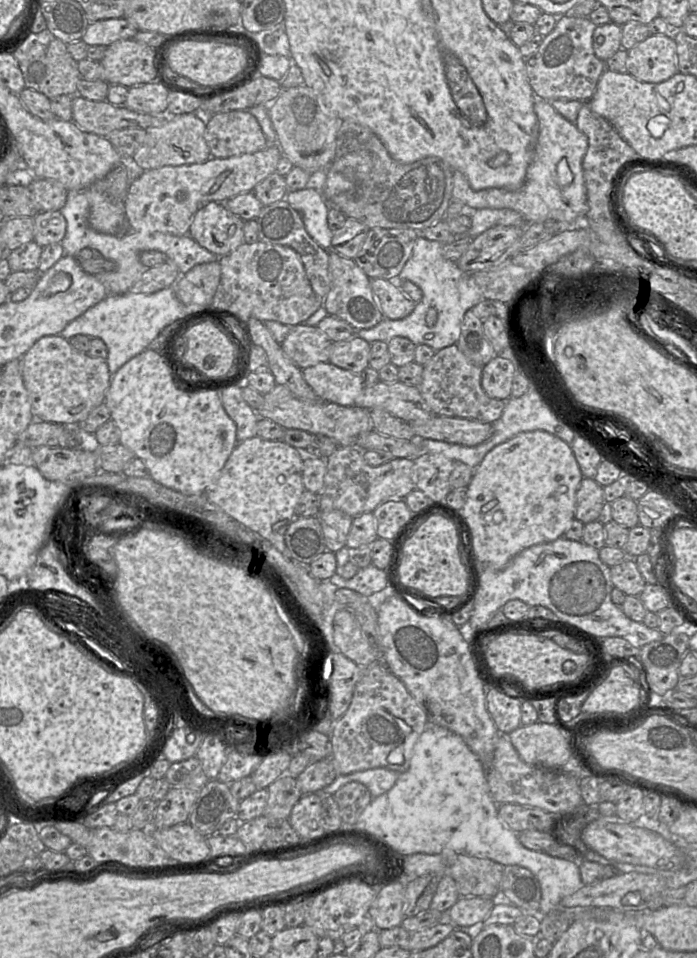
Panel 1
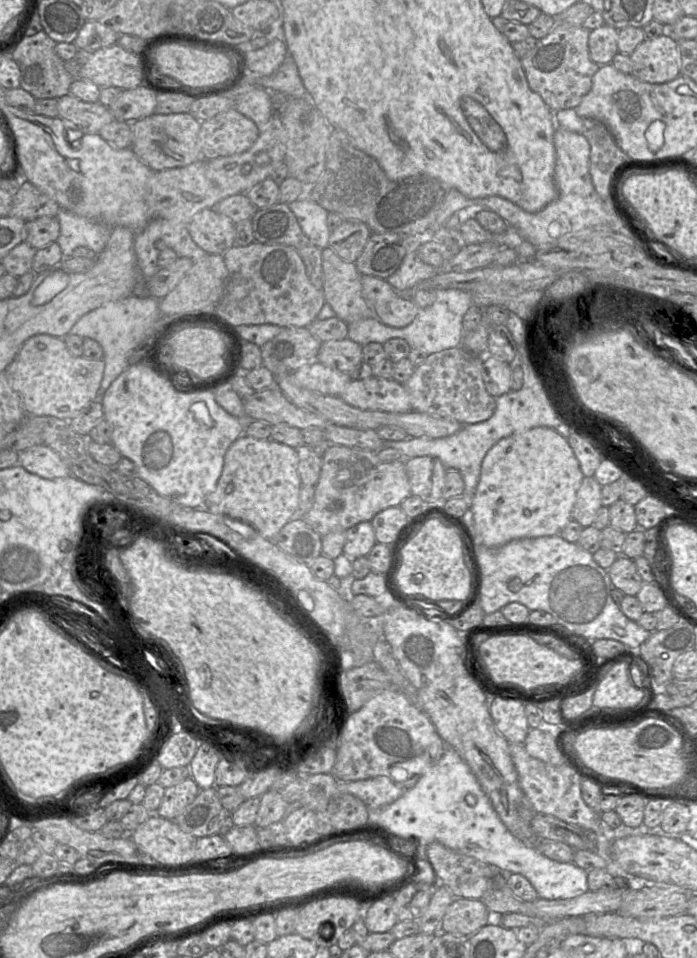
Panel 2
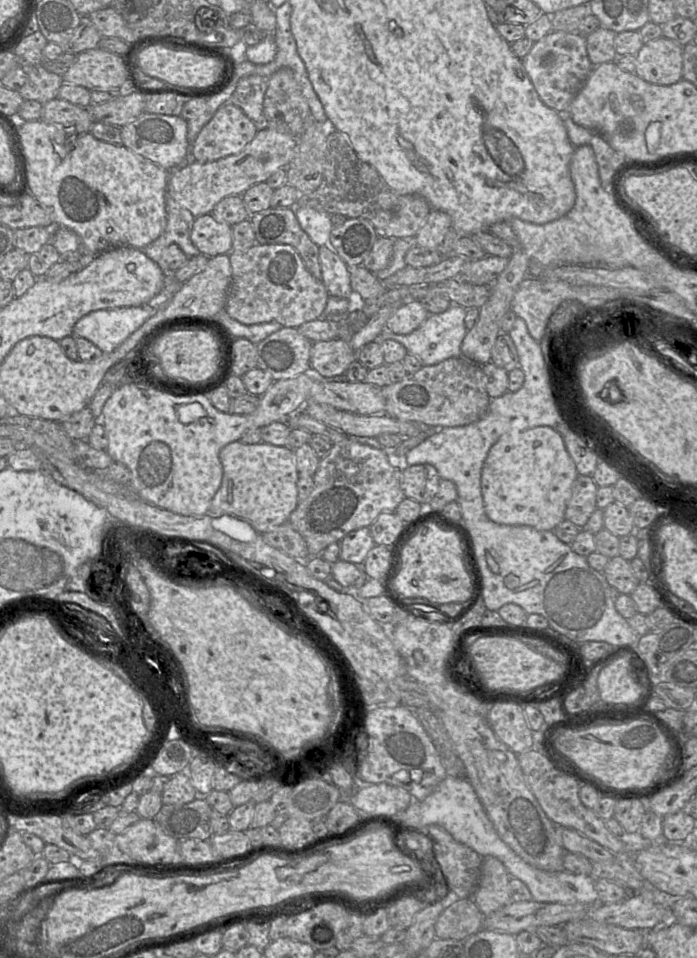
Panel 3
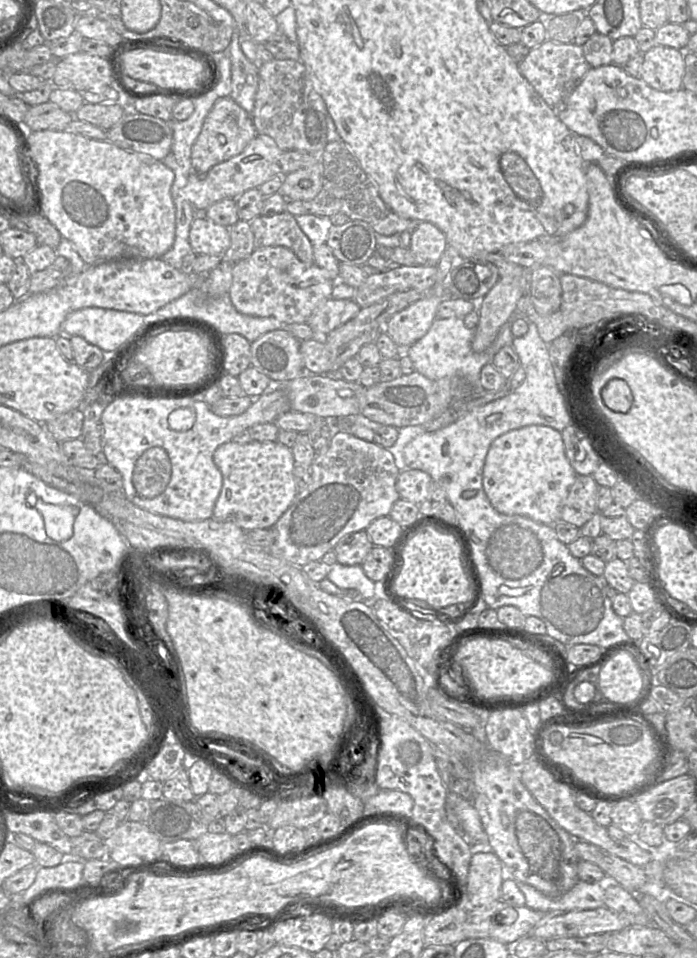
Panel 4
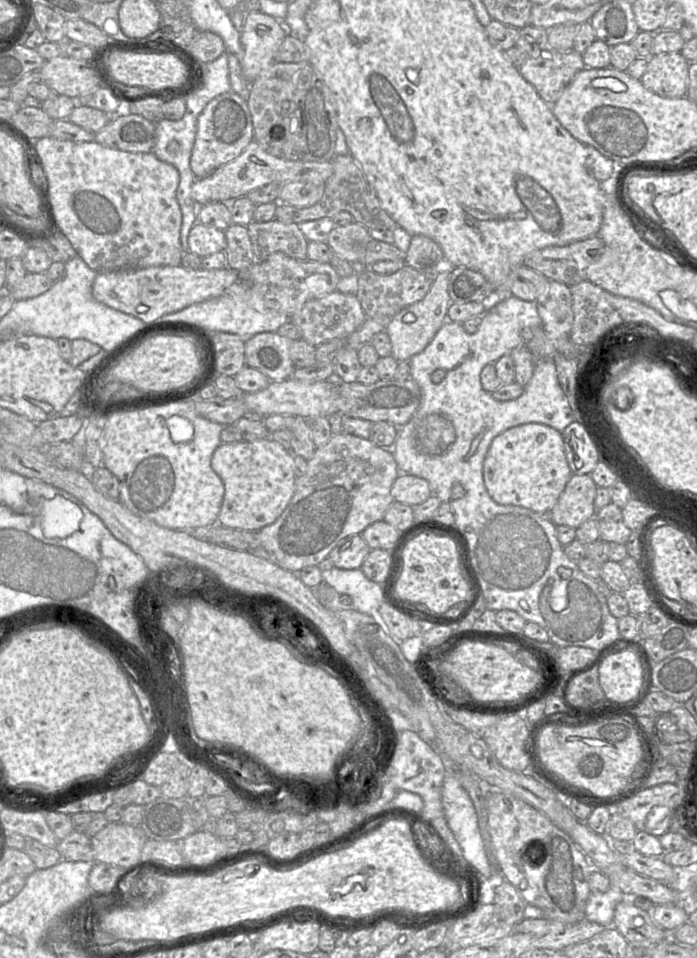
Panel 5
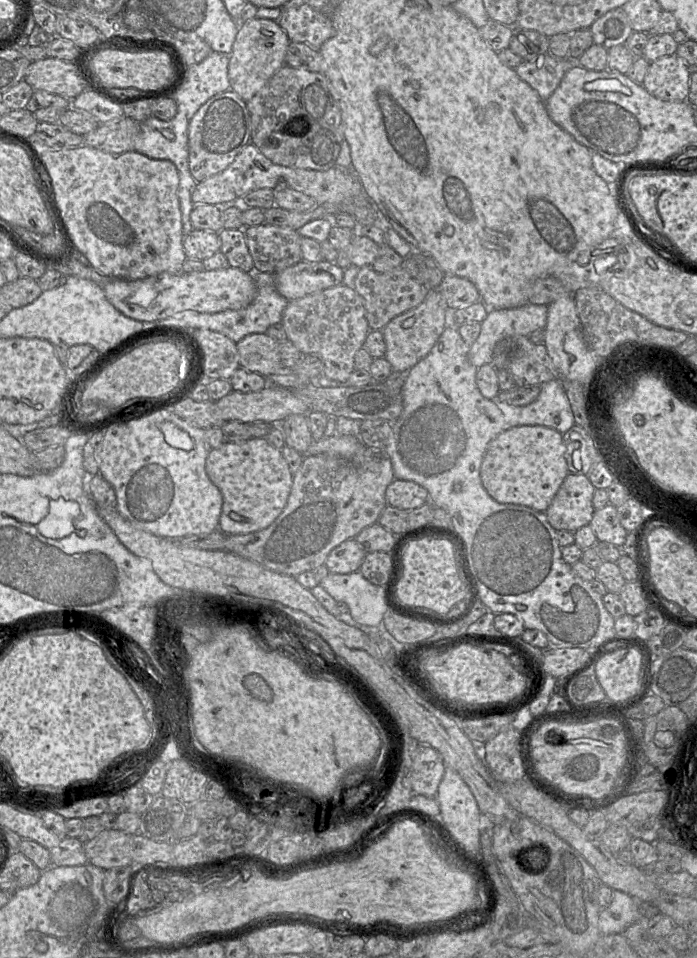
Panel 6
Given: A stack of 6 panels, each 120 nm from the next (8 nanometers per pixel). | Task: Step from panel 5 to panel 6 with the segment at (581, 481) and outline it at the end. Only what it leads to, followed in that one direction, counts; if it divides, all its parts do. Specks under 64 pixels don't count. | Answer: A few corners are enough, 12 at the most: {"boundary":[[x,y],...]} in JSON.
{"boundary":[[569,473],[545,510],[556,530],[591,522],[595,487]]}

